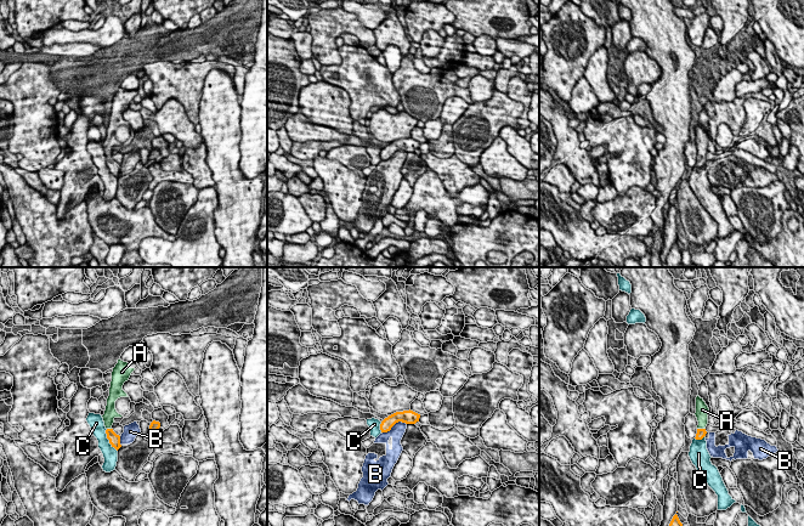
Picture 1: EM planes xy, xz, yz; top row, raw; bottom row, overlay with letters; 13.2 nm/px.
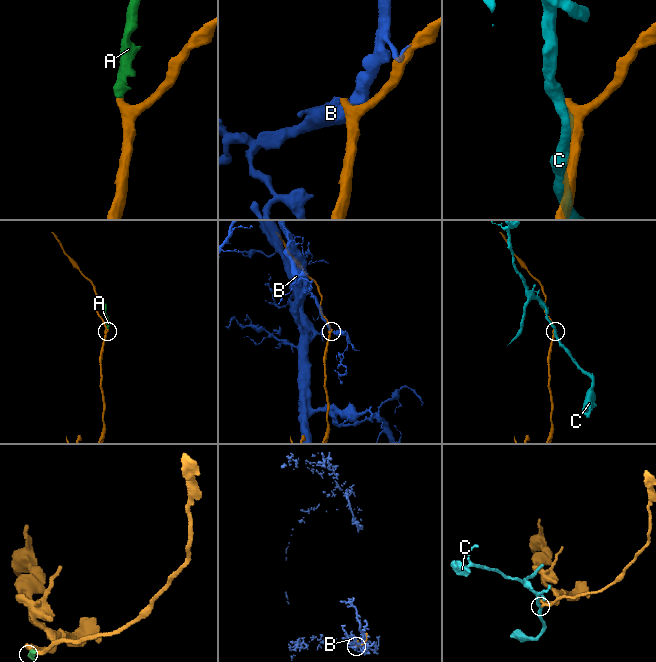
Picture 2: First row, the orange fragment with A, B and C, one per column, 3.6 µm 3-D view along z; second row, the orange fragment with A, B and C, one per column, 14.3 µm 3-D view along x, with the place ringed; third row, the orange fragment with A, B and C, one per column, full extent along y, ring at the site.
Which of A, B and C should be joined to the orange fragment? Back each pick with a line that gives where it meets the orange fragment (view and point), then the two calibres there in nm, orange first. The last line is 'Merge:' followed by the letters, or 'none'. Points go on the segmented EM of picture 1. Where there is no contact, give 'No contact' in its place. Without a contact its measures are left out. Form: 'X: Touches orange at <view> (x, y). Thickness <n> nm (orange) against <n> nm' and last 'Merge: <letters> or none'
A: Touches orange at yz (701, 429). Thickness 130 nm (orange) against 160 nm
Merge: A

